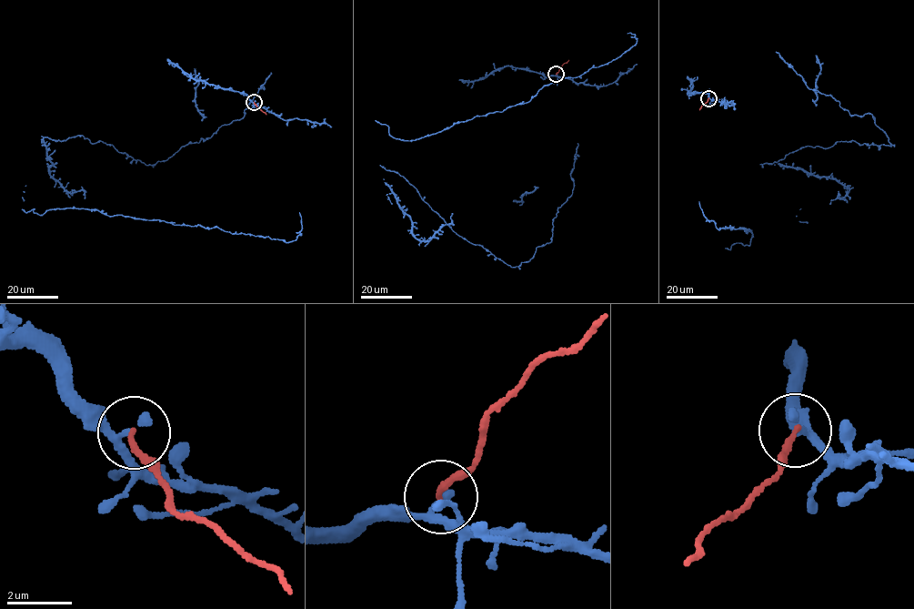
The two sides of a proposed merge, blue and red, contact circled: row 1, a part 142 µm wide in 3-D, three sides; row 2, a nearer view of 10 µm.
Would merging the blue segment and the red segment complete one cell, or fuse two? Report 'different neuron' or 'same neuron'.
different neuron

